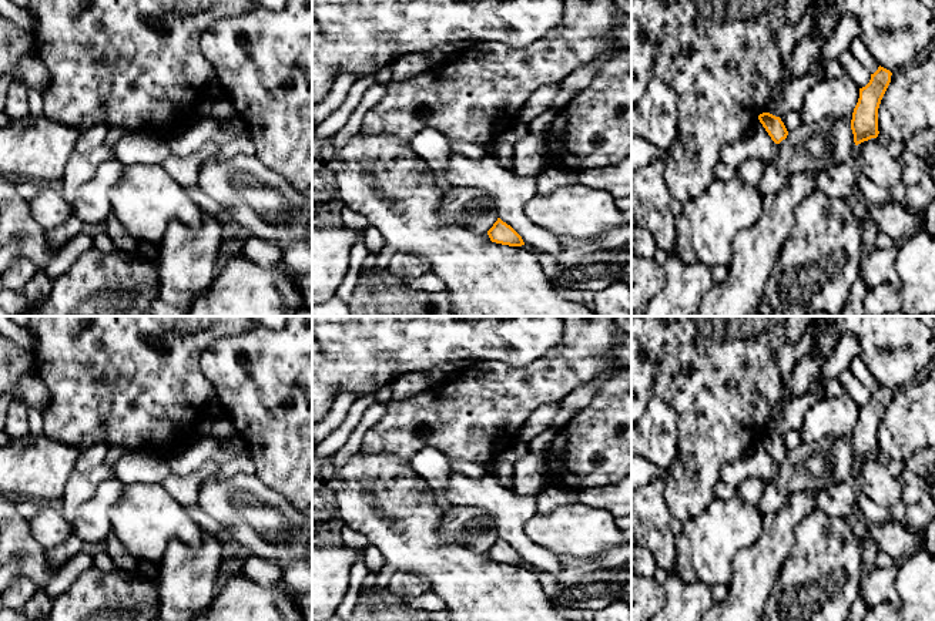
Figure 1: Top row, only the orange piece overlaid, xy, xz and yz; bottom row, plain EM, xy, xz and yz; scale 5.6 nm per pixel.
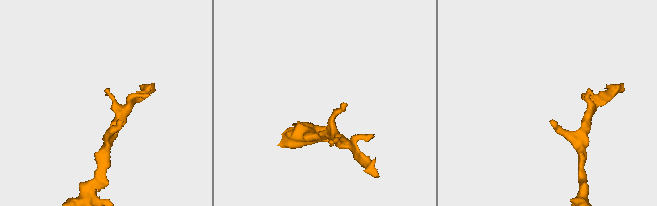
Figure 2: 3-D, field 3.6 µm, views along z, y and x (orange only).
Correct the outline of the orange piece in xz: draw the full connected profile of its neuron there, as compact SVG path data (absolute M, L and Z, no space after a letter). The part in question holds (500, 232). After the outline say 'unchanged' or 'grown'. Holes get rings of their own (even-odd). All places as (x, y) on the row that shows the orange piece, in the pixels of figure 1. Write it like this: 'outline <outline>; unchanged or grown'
outline M500 218L493 224L493 226L487 231L487 235L492 242L509 245L509 246L522 246L525 245L522 236Z; unchanged

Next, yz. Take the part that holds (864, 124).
outline M879 66L871 74L869 83L859 88L859 98L851 120L855 145L878 137L878 108L891 83L891 75L892 73L889 70Z; unchanged

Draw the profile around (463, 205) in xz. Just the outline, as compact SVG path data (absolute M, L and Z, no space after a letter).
M463 187L445 197L439 216L482 235L486 235L499 218L489 198Z

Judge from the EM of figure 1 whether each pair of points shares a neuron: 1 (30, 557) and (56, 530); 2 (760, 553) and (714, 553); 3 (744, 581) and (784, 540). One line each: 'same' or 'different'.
1: different
2: different
3: same

